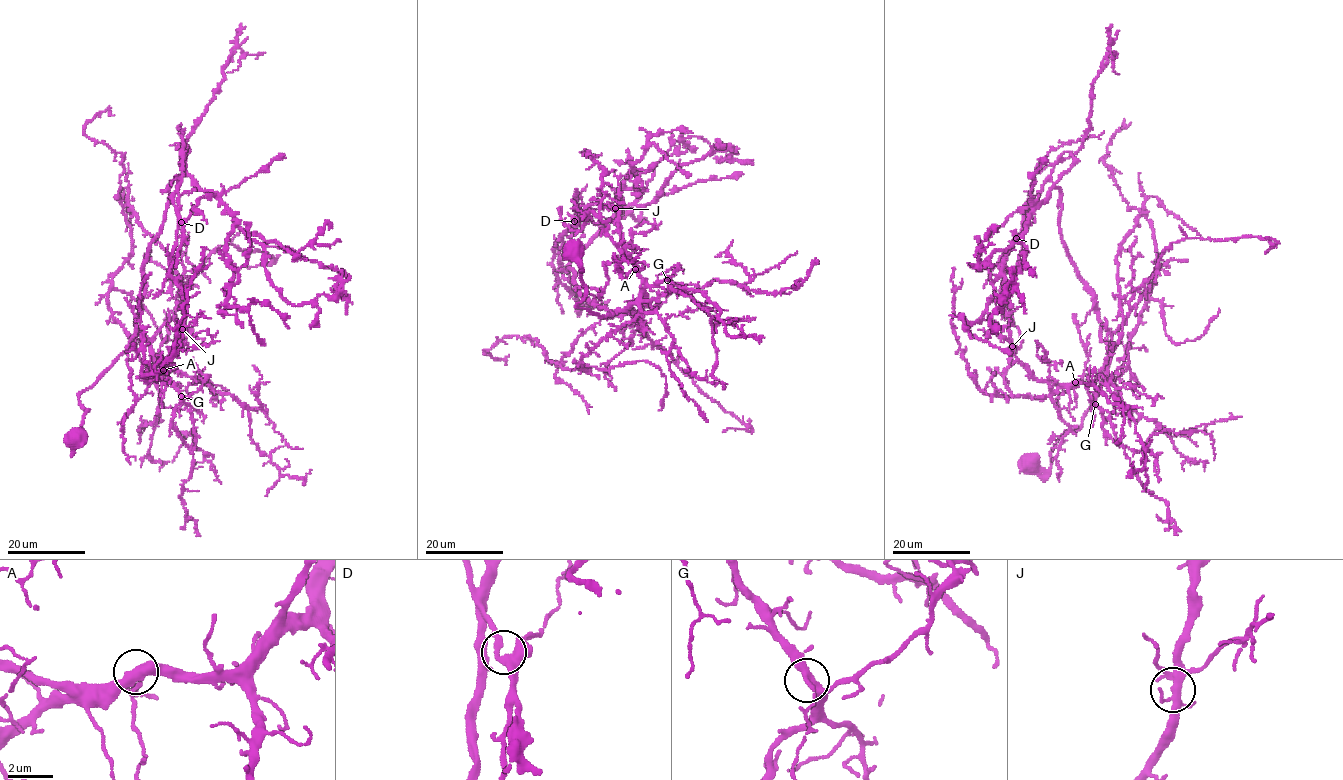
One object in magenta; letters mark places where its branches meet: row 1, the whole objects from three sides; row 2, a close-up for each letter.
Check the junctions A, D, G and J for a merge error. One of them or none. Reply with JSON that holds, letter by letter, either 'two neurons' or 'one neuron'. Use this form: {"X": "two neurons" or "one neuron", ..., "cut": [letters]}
{"A": "one neuron", "D": "one neuron", "G": "one neuron", "J": "one neuron", "cut": []}

